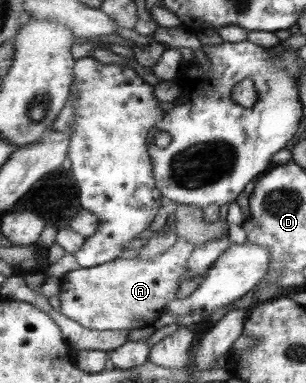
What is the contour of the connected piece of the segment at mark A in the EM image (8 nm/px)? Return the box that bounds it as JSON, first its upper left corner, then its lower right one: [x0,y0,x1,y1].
[60,237,193,332]

